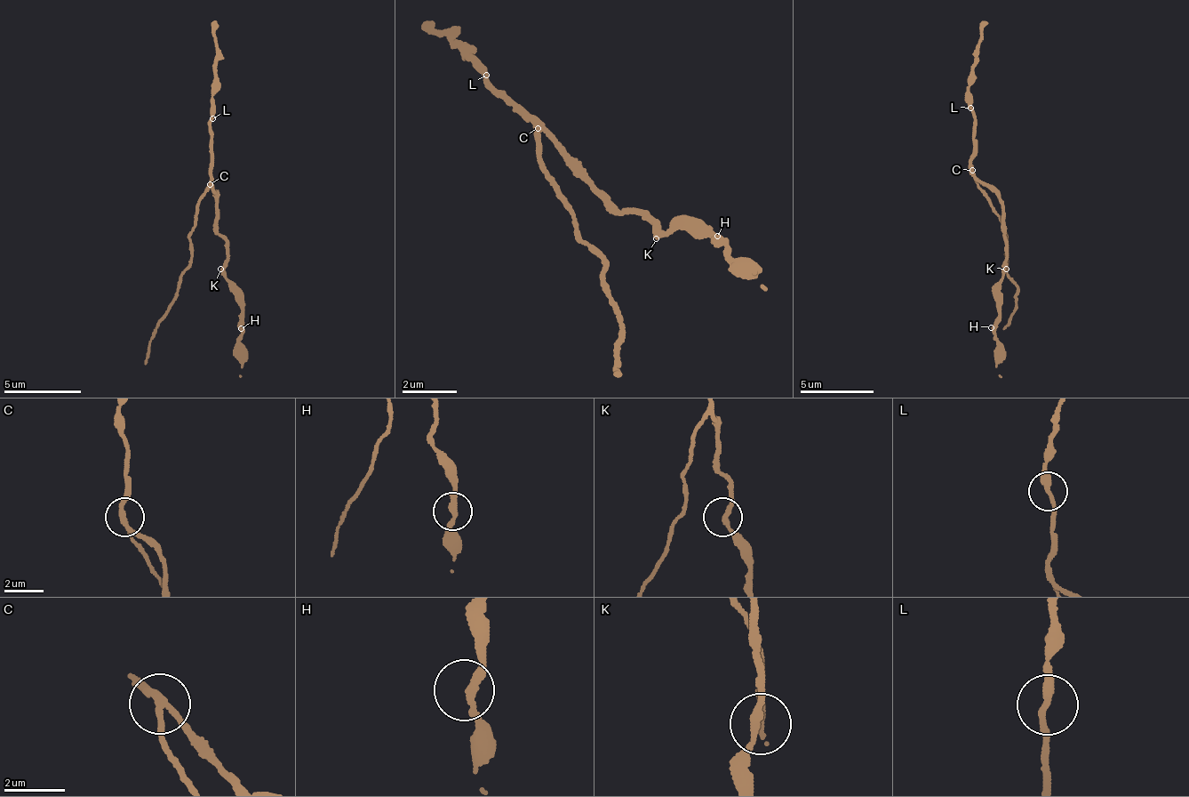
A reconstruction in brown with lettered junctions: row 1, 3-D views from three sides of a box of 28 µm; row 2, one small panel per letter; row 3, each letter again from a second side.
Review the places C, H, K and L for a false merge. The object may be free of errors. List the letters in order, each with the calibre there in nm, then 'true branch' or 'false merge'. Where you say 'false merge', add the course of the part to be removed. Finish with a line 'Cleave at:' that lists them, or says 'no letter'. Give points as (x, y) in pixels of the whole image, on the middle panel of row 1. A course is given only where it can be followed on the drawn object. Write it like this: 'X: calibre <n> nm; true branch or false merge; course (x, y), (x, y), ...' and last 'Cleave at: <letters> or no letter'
C: calibre 200 nm; false merge; course (539, 130), (544, 160), (586, 242), (609, 262), (616, 301), (618, 373)
H: calibre 260 nm; true branch
K: calibre 200 nm; true branch
L: calibre 280 nm; true branch
Cleave at: C

